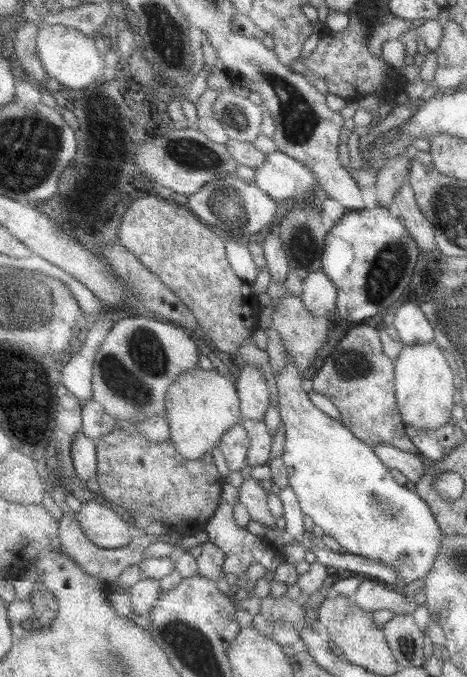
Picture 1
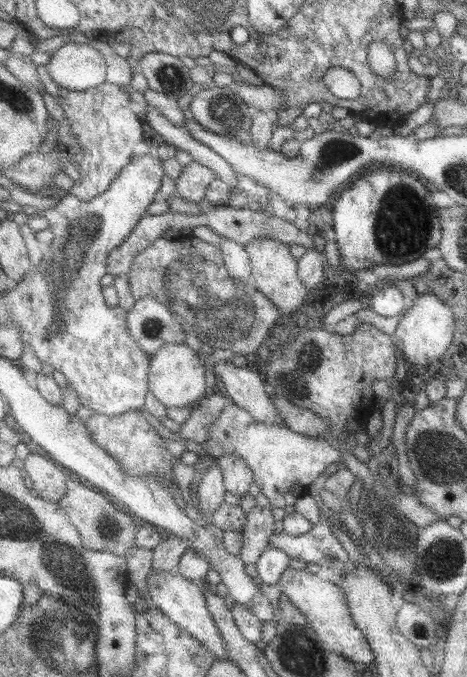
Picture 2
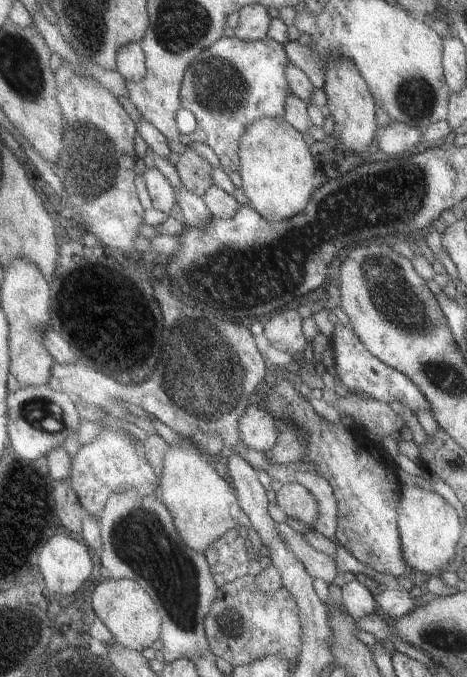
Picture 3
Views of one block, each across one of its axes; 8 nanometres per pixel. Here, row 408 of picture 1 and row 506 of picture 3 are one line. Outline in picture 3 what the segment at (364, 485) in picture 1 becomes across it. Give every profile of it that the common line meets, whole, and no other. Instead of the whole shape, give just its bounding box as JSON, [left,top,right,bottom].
[277,483,320,524]

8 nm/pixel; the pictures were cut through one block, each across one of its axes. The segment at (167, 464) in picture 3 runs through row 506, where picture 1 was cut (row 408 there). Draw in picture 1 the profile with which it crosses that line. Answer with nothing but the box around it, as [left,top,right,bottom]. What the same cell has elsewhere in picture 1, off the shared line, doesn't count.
[166,368,245,461]

